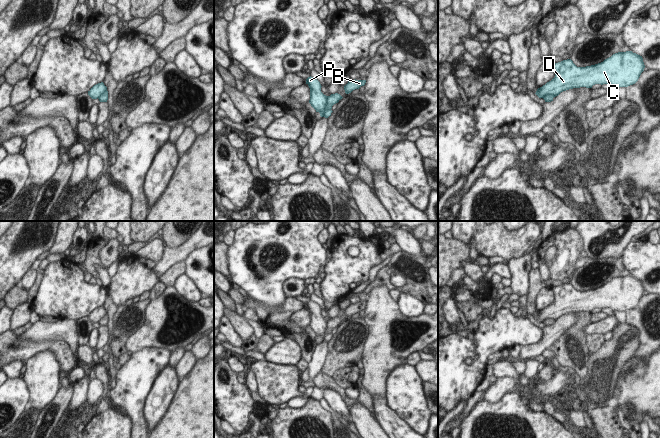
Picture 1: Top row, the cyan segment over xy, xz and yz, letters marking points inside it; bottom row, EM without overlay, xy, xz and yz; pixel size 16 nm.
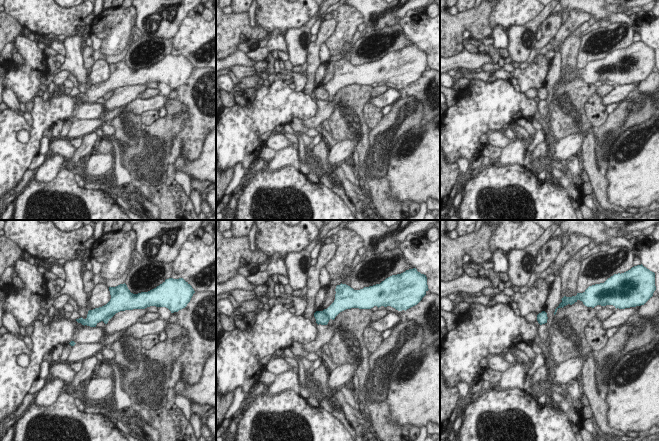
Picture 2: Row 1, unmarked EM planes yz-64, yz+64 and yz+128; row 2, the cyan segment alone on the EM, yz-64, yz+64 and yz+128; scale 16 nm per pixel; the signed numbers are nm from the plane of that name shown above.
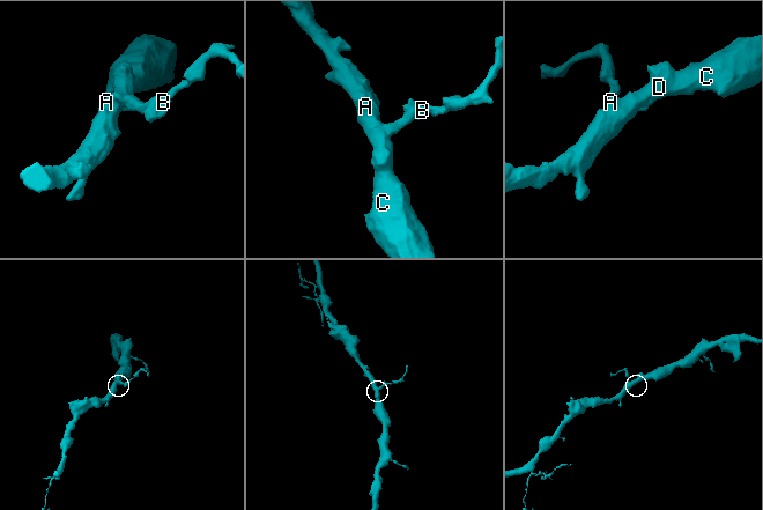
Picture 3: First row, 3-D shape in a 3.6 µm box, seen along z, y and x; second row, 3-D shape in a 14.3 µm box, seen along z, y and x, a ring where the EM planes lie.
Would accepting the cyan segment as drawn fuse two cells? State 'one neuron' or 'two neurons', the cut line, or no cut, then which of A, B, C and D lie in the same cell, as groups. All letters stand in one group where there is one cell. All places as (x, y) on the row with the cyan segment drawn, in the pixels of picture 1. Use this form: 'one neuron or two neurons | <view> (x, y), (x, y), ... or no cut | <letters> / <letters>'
two neurons | xz (325, 96), (325, 108), (330, 110) | A C D / B

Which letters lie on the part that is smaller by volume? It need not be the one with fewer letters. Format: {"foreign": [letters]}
{"foreign": ["B"]}

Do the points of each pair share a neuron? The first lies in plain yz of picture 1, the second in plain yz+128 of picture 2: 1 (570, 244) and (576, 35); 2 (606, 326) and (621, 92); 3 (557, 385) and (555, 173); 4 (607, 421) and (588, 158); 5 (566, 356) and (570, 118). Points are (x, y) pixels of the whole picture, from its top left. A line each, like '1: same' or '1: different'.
1: different
2: same
3: different
4: same
5: same

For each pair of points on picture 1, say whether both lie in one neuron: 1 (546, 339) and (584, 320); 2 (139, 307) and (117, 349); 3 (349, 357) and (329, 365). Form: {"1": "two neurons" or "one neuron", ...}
{"1": "two neurons", "2": "one neuron", "3": "one neuron"}

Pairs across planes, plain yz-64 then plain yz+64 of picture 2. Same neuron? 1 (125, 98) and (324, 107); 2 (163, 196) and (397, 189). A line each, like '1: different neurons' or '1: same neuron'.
1: same neuron
2: different neurons

